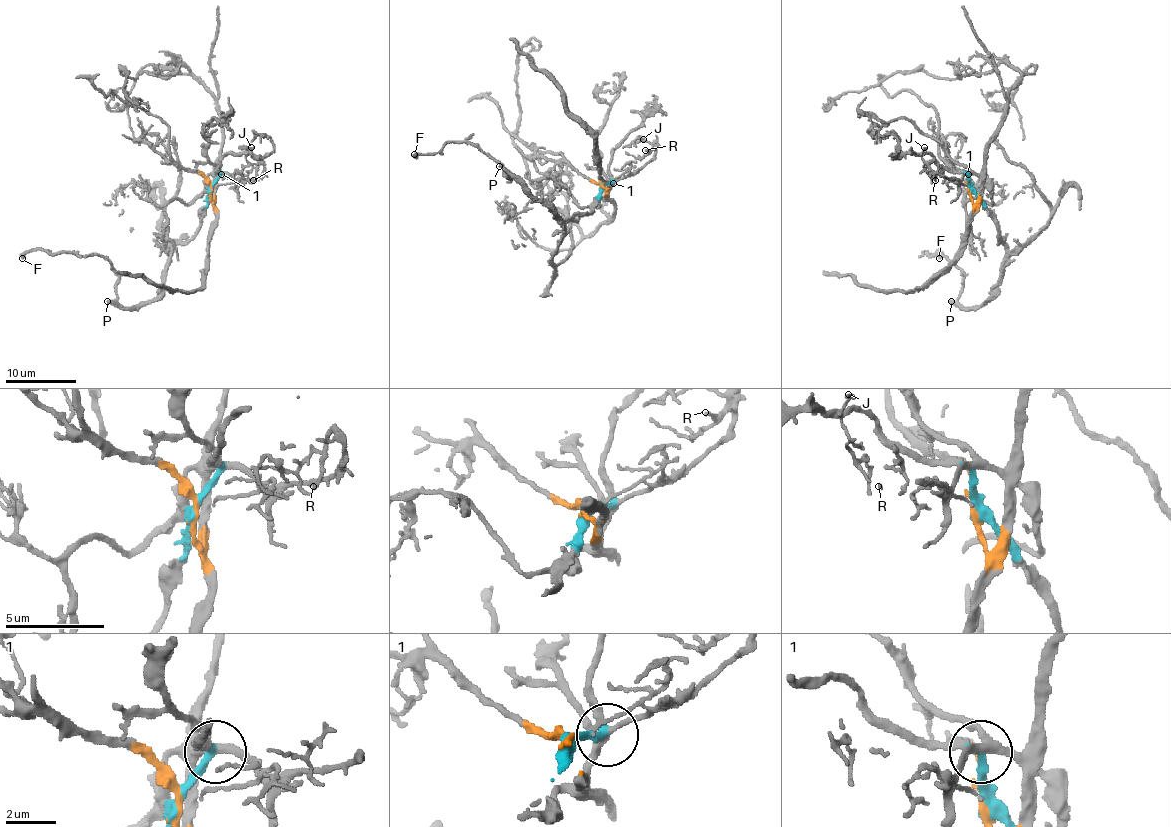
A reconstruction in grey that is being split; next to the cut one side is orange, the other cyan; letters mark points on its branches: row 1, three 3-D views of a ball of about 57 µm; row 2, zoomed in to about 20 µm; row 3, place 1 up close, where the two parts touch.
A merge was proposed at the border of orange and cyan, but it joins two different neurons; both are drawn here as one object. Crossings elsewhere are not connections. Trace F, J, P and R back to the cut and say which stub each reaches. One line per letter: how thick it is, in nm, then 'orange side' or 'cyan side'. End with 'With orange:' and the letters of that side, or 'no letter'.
F: calibre 360 nm; cyan side
J: calibre 140 nm; orange side
P: calibre 240 nm; cyan side
R: calibre 150 nm; orange side
With orange: J, R

